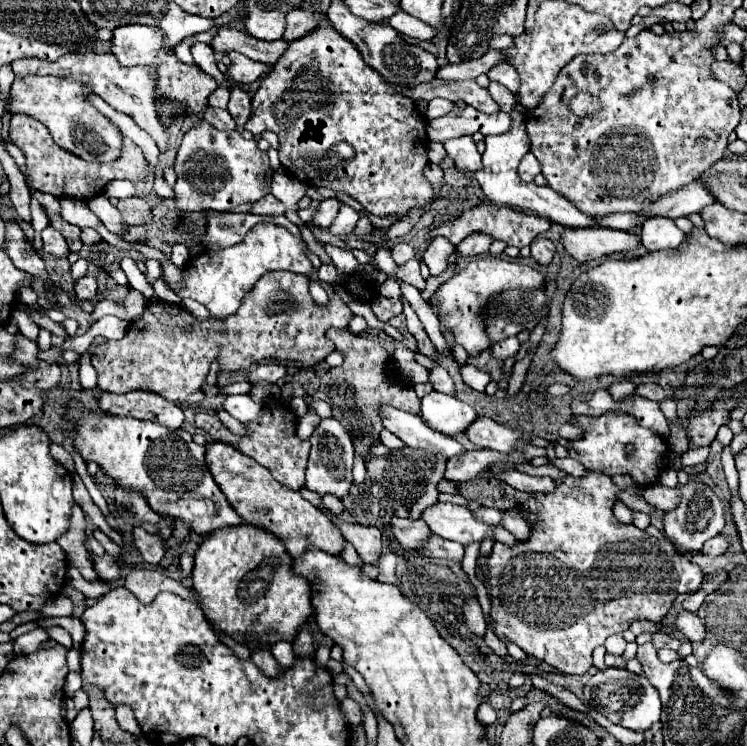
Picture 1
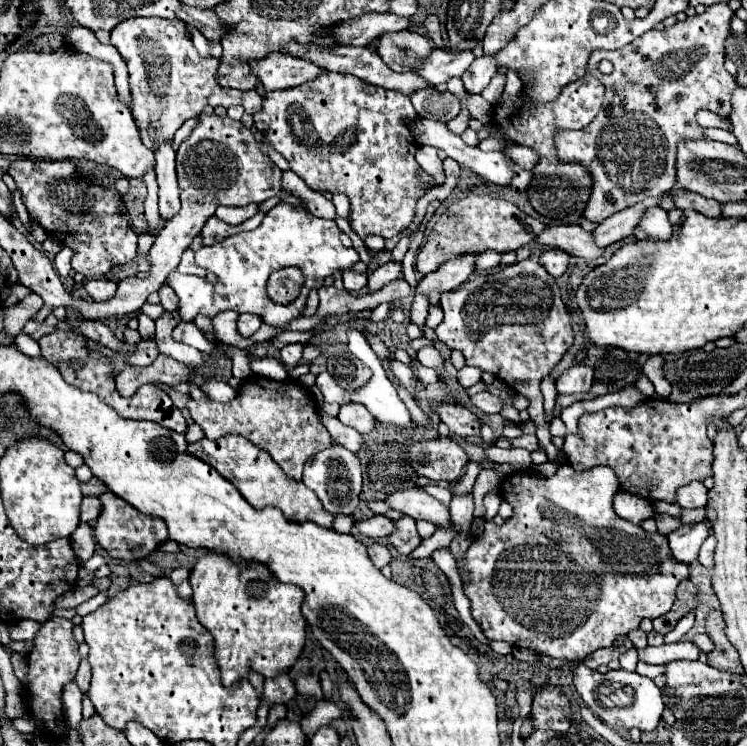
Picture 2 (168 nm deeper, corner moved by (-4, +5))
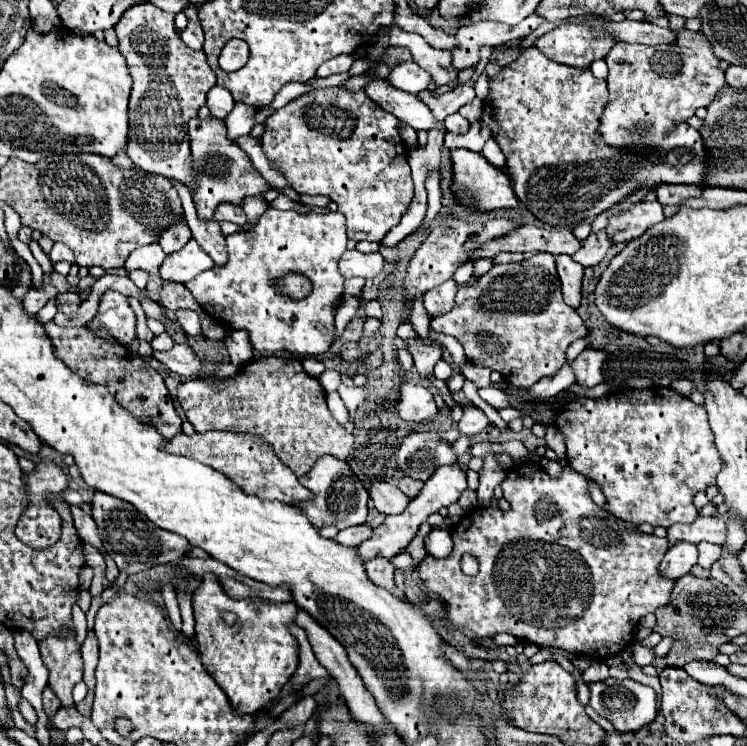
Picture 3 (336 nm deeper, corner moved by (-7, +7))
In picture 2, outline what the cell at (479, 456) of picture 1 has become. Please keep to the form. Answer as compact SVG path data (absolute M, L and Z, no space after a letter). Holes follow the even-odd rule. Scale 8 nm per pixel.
M449 437L417 441L409 451L409 461L419 475L451 483L461 479L461 469L469 463L465 451Z

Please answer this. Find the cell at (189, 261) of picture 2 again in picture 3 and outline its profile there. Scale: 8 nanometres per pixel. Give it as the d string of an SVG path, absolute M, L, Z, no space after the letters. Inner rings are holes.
M166 283L162 285L160 291L162 303L166 309L170 311L178 311L178 309L190 309L190 311L200 311L200 303L192 297L192 293L184 287L184 285L174 285L174 283Z

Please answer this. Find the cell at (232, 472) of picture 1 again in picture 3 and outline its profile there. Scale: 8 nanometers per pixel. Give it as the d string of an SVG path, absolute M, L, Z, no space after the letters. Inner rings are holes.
M208 431L208 433L194 433L192 437L180 433L180 437L172 437L166 441L164 449L174 455L192 457L200 463L210 465L212 469L226 475L232 483L236 483L244 493L256 495L260 499L276 499L282 503L294 503L294 501L306 501L312 497L306 487L298 485L296 475L274 455L274 451L264 445L262 441L254 441L254 437L244 433L220 433L220 431Z

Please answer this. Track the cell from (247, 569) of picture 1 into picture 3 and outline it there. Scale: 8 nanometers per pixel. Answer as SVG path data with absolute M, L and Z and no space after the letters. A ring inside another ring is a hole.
M214 575L204 577L204 581L200 583L200 587L194 593L192 607L194 607L194 619L196 619L196 651L202 659L204 669L218 683L218 687L226 693L230 705L234 707L234 711L238 715L258 713L272 699L278 697L280 689L288 683L288 679L292 677L292 673L298 667L298 643L288 631L288 625L294 623L294 615L296 615L298 607L294 603L264 603L264 601L252 603L252 599L234 601L224 593L222 585L218 585L218 579ZM222 611L236 613L238 623L228 627L220 615Z

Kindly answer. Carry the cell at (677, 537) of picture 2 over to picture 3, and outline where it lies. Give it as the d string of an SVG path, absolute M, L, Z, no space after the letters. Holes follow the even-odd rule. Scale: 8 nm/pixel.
M682 541L682 543L668 549L662 563L658 565L658 571L666 579L678 581L678 577L684 577L686 573L690 573L690 569L696 565L696 559L698 559L696 545Z

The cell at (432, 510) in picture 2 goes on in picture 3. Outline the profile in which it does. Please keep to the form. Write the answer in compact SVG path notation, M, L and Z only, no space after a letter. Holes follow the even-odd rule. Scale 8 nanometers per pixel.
M386 481L372 483L368 493L370 493L370 501L374 503L374 509L384 515L398 515L410 503L410 499L398 487L394 487Z

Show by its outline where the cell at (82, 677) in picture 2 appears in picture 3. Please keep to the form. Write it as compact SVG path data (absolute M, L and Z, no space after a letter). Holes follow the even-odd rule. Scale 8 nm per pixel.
M88 629L88 637L82 645L82 659L84 659L84 681L89 690L94 690L96 663L98 663L98 639L92 629Z

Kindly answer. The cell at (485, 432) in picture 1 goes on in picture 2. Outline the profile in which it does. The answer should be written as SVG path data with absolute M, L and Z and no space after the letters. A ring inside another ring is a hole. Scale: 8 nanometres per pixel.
M437 405L435 407L437 415L441 421L451 429L453 435L459 437L469 437L469 435L479 435L483 427L483 419L475 415L471 409L461 407L461 405Z

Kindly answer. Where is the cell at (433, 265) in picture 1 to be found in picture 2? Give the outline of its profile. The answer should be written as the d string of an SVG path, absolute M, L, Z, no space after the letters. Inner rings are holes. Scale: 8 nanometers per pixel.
M537 257L525 259L513 265L503 267L497 273L491 275L476 275L464 283L459 290L444 292L440 299L443 307L443 321L437 325L435 333L437 337L451 349L459 349L467 365L479 367L481 371L493 373L497 379L505 381L509 387L513 387L517 393L529 399L530 420L537 425L537 437L541 447L547 453L549 461L557 459L559 449L551 443L549 425L545 423L544 398L541 395L541 379L559 363L563 353L573 343L573 331L571 331L571 317L561 301L559 287L555 285L555 279L545 271L545 267L539 263Z

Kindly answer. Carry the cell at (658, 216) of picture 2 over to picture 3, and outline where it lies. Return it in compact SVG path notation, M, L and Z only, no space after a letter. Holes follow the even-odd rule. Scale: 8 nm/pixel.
M638 201L638 205L632 205L630 209L626 209L626 213L610 217L606 235L610 235L612 243L628 243L660 221L664 221L664 213L658 201Z

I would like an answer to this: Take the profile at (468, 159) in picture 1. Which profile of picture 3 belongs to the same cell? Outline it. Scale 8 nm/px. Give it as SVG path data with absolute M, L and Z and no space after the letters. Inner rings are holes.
M454 113L454 115L448 115L448 117L446 117L446 129L448 129L450 133L462 135L462 133L466 133L466 131L470 129L470 123L468 123L460 113Z

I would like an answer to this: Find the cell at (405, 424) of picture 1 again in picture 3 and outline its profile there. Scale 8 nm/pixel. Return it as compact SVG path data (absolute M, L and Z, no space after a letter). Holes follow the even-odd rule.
M341 382L338 393L342 395L346 407L358 407L364 401L364 387L348 387Z

